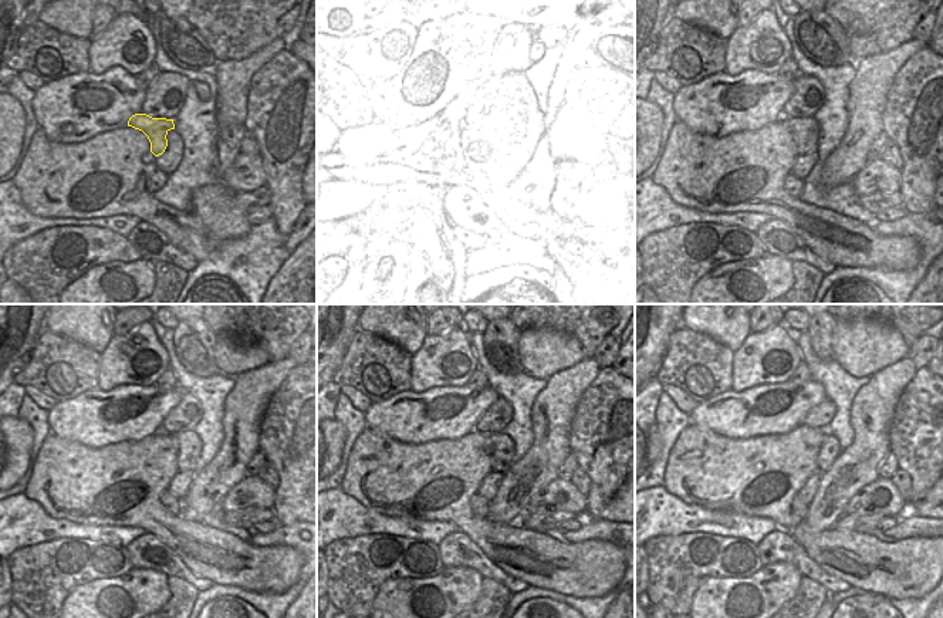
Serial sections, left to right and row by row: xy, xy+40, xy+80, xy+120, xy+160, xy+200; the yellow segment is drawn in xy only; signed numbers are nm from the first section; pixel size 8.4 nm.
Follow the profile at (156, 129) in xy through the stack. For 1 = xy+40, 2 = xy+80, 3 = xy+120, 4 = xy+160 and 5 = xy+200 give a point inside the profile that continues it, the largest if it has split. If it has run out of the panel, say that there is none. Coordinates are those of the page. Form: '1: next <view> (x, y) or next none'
1: next xy+40 (483, 132)
2: next xy+80 (805, 129)
3: next xy+120 (176, 449)
4: next xy+160 (503, 448)
5: next xy+200 (830, 449)

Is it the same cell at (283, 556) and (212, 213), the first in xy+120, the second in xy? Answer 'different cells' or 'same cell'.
different cells

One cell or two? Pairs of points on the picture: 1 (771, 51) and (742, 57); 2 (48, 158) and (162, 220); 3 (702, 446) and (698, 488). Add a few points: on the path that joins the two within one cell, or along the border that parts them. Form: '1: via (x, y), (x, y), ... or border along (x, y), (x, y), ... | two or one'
1: via (764, 51), (749, 51) | one
2: via (78, 169), (115, 172), (132, 193) | one
3: via (702, 456), (702, 469), (698, 478) | one

